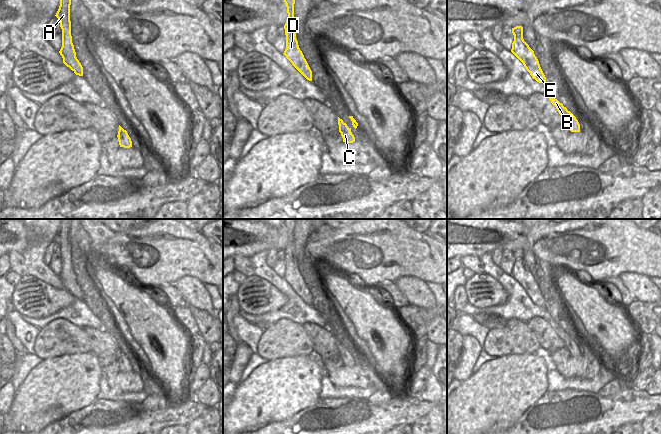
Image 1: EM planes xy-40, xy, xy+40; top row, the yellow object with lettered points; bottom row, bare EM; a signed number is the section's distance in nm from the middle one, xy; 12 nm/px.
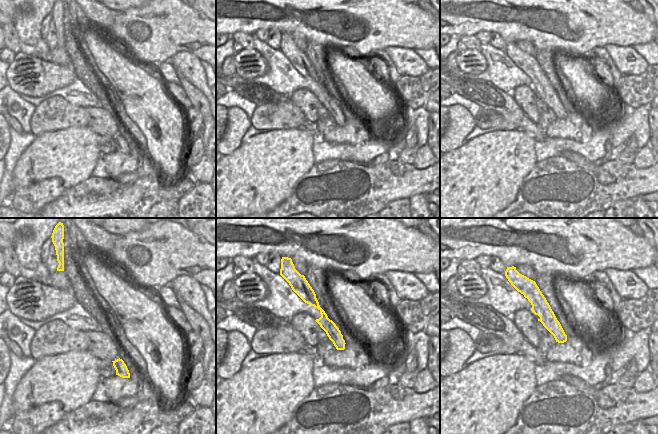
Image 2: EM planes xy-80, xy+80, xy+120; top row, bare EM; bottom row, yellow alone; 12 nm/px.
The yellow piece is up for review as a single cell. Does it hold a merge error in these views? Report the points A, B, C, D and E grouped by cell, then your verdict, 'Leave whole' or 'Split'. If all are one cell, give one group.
Groups: A B C D E. Leave whole.

